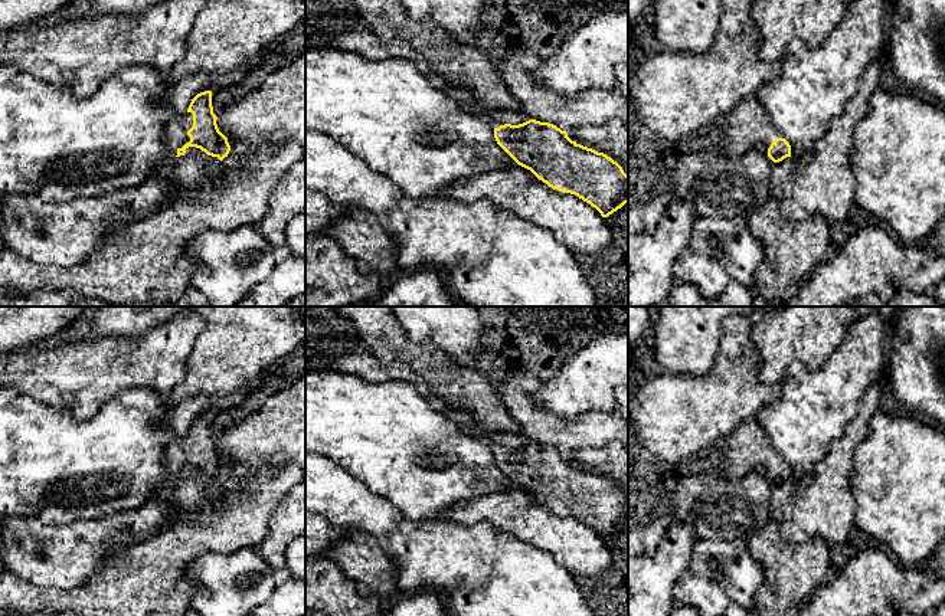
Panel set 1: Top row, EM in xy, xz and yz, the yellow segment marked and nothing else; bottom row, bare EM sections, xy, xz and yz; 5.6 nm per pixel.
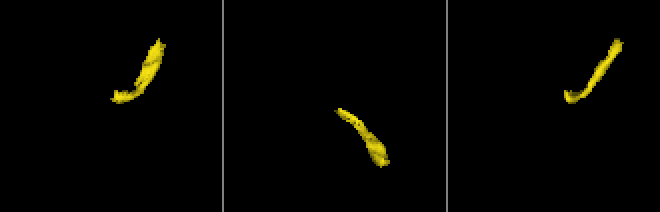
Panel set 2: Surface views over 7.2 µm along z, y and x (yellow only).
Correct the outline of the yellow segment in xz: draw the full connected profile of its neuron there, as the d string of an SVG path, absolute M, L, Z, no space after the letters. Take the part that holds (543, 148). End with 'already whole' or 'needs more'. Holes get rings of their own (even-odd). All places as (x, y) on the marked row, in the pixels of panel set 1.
M490 112L478 115L494 128L497 144L521 167L530 170L553 190L570 193L608 217L628 203L628 176L622 167L604 153L576 144L553 124L529 119L519 125L496 121Z; needs more

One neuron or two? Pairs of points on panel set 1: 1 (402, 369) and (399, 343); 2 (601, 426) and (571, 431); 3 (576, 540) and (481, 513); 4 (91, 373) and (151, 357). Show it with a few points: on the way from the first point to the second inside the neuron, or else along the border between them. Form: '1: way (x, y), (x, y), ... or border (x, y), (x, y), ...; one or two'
1: border (379, 361), (404, 360), (427, 383); two
2: way (594, 429), (578, 431); one
3: way (553, 533), (514, 513), (504, 513); one
4: way (105, 367), (137, 361); one

